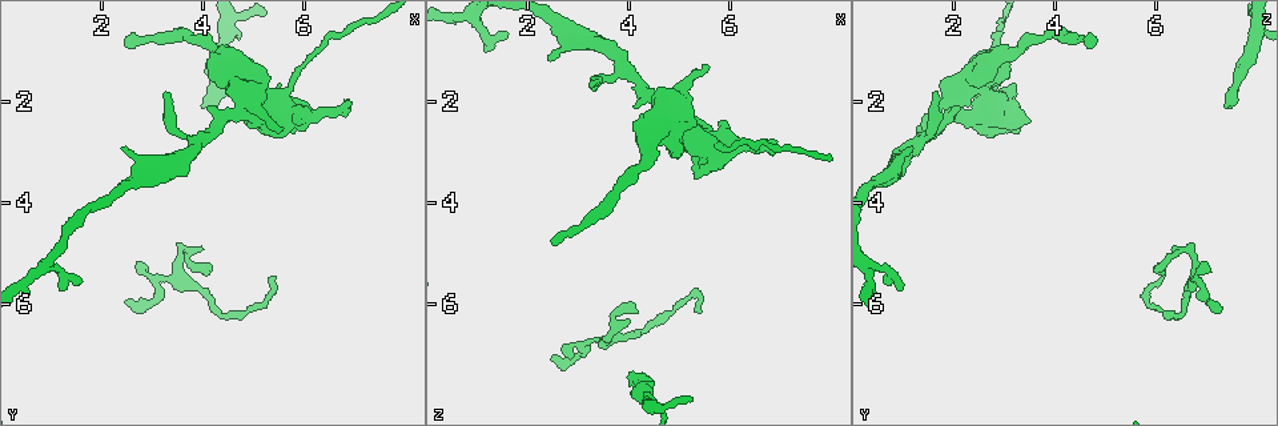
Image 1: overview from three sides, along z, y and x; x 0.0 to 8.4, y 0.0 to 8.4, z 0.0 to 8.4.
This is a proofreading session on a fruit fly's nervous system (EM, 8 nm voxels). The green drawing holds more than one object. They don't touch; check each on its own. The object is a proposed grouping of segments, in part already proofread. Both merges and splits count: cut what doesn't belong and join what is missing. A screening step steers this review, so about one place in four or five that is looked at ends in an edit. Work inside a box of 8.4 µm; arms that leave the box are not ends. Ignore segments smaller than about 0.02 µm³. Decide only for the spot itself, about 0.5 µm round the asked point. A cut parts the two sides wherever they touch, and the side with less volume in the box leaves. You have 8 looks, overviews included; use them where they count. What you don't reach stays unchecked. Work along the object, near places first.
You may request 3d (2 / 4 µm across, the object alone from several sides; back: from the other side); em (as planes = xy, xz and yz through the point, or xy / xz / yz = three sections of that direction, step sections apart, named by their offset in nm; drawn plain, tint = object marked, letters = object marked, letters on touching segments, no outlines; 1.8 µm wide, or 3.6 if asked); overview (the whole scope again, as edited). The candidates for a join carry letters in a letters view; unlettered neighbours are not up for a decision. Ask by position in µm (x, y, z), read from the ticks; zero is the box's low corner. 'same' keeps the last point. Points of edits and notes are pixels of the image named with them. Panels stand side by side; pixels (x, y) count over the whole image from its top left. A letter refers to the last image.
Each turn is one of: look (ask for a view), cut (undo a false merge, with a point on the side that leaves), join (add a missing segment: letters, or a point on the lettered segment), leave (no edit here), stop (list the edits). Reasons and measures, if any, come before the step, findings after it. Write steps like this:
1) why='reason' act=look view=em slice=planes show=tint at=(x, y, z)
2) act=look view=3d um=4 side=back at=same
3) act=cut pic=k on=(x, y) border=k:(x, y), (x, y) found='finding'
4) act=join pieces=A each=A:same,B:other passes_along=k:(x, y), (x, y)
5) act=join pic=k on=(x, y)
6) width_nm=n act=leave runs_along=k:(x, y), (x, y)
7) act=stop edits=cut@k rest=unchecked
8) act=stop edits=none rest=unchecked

act=look view=3d um=4 side=back at=(5.90, 2.30, 2.75)

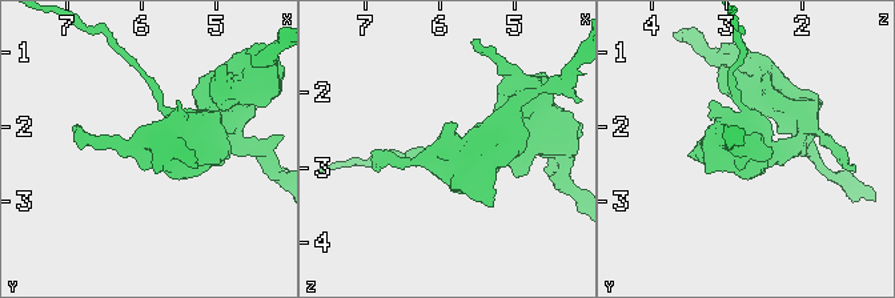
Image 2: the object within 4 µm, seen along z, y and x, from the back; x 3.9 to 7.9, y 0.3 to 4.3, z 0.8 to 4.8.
act=look view=em um=3.6 slice=planes show=tint at=(5.95, 2.25, 2.80)

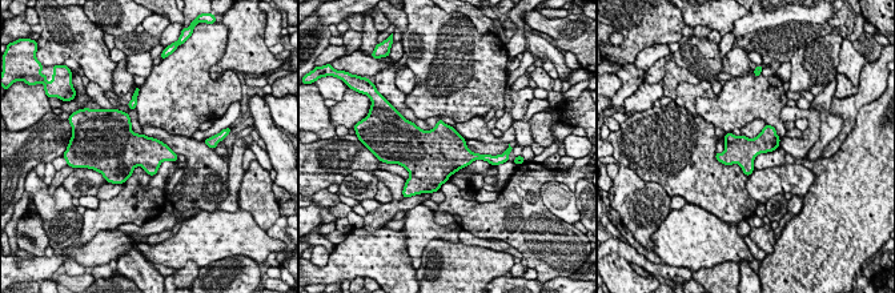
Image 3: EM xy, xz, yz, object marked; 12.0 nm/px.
why='what lies round it' act=look view=em um=3.6 slice=planes show=letters at=same

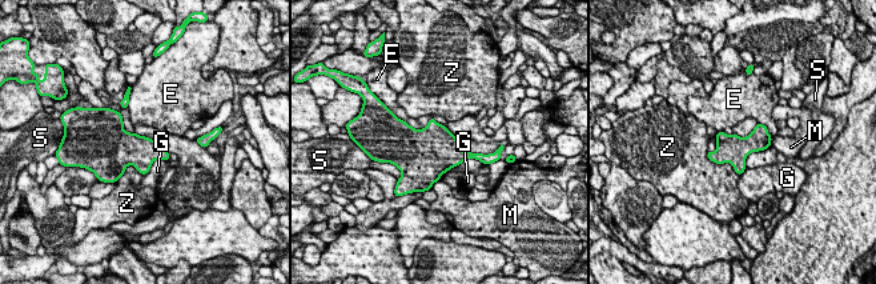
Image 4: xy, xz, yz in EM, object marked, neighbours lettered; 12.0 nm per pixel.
act=leave each=E:other,G:other,M:other,S:other,Z:other found='all the same cell'

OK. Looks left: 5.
why='thin end' act=look view=3d um=2 at=(2.45, 5.90, 7.05)

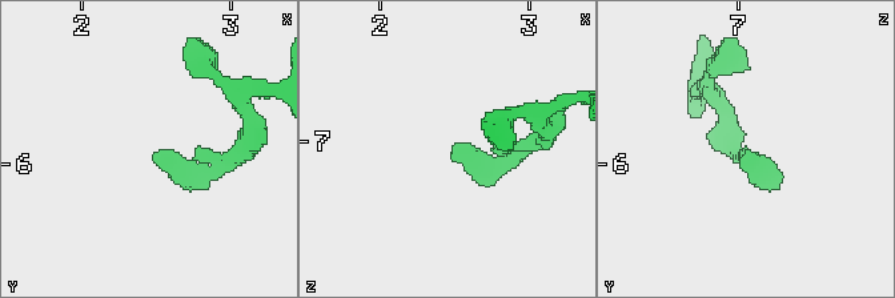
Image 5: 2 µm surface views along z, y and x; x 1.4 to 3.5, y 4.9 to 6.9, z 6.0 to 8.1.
act=look view=em slice=planes show=letters at=(2.48, 5.94, 7.10)

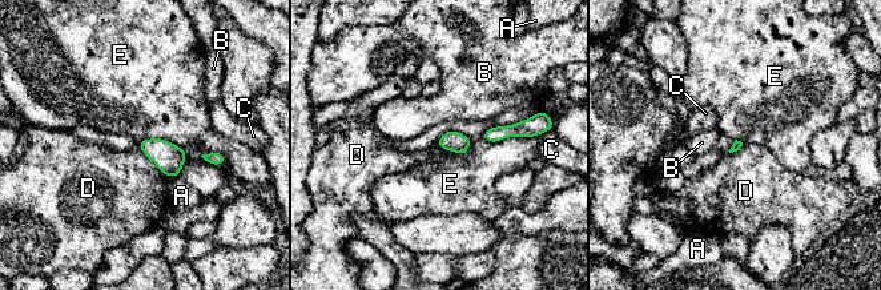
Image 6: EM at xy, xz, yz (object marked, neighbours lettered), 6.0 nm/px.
longest_contact=E:300nm act=leave each=A:other,B:other,C:other,D:other,E:other border=6:(139, 141), (167, 139), (186, 152) found='no lettered segment goes on from it'

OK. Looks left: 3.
why='free end' act=look view=em slice=planes show=letters at=(4.00, 2.10, 7.35)

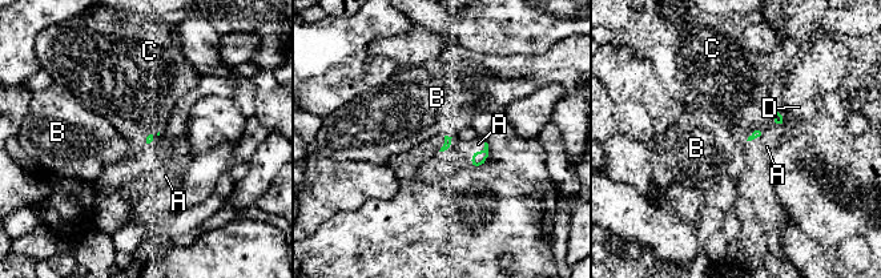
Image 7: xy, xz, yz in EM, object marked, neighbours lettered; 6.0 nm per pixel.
act=join pieces=A each=A:same,B:other,C:other,D:other passes_along=7:(478, 158), (485, 145), (478, 144) found='it goes on there'

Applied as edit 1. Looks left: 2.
why='free end' act=look view=em slice=xz step=16 show=letters at=(2.45, 0.85, 4.75)

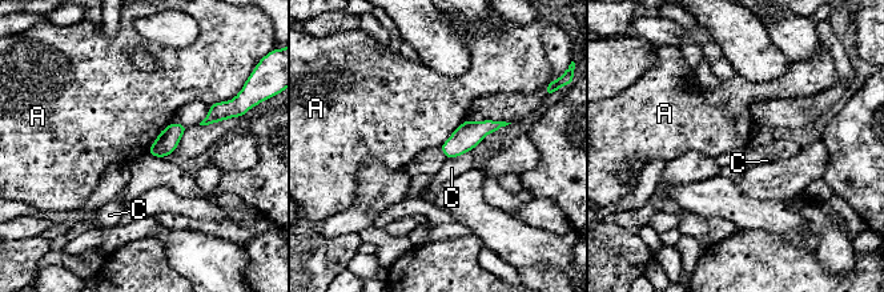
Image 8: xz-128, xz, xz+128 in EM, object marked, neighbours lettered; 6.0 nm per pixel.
why='another direction' act=look view=em slice=planes show=letters at=same

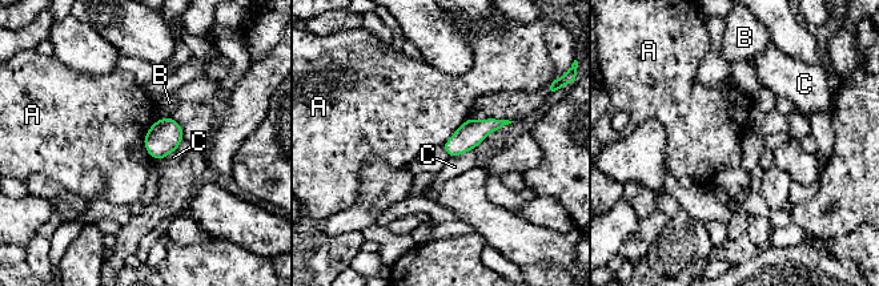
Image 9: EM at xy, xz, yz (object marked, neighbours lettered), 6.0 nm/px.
longest_contact=A:240nm act=leave each=A:other,B:other,C:other border=9:(157, 119), (144, 137), (151, 157) found='no lettered segment goes on from it'

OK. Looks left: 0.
act=stop edits=join@7 rest=unchecked

